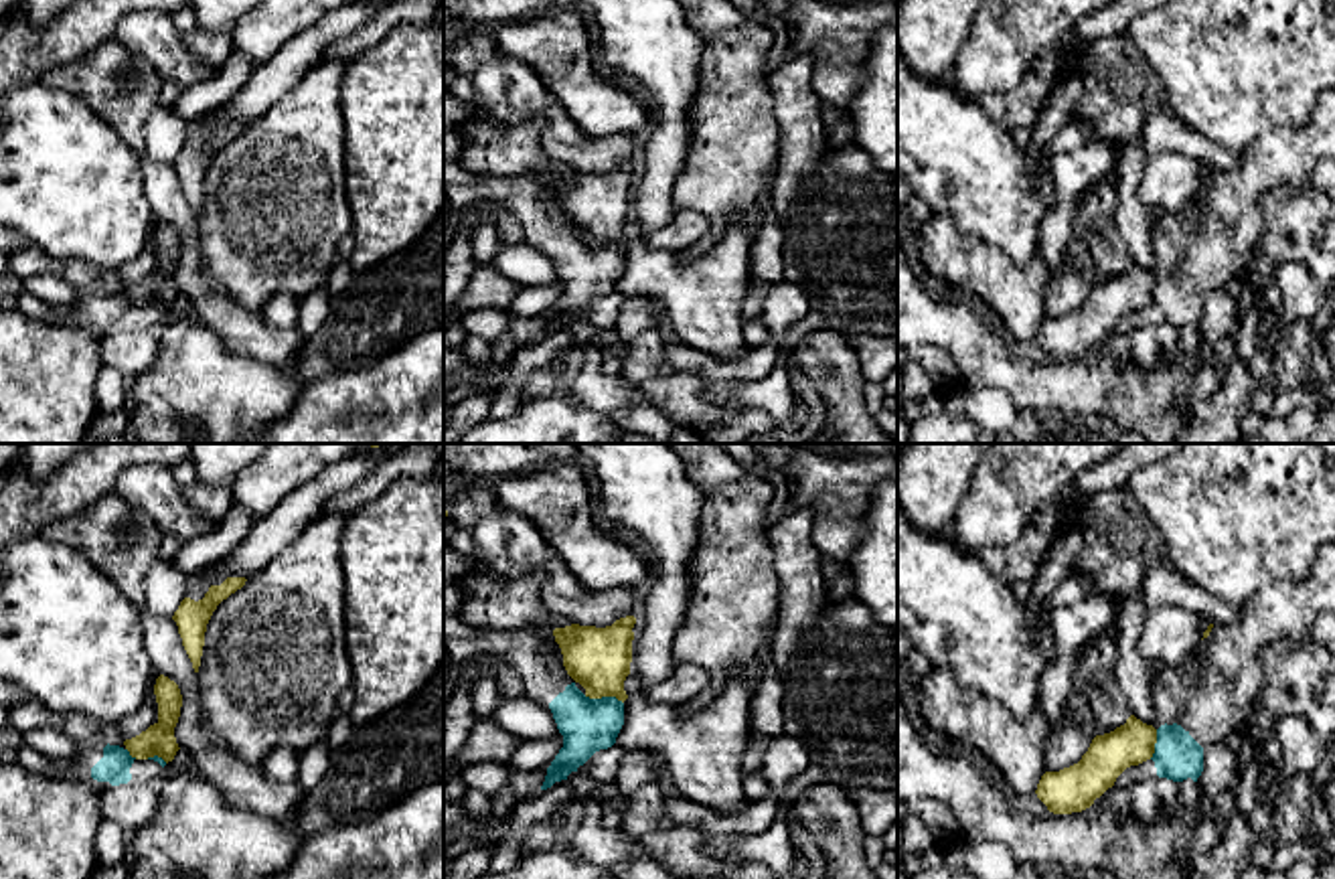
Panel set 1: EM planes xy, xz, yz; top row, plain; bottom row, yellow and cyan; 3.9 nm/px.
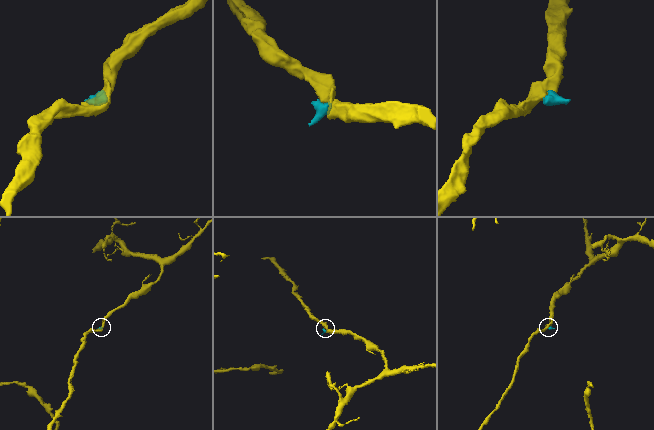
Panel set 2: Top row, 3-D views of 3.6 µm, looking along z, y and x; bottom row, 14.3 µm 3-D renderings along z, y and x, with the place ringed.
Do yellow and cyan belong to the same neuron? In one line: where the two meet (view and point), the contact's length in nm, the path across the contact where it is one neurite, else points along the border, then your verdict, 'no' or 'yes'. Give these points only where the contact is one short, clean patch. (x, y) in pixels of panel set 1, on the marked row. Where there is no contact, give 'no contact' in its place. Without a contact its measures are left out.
xz (604, 695) | 160 nm | along xz (584, 695), (616, 697), (622, 703) | no

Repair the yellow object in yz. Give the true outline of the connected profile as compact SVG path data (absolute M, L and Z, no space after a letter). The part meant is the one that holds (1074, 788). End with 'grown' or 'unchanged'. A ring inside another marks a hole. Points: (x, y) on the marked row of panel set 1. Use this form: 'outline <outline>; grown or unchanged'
outline M1134 715L1110 733L1096 735L1082 760L1059 772L1045 772L1037 798L1053 814L1082 812L1094 804L1130 766L1153 757L1157 729Z; unchanged

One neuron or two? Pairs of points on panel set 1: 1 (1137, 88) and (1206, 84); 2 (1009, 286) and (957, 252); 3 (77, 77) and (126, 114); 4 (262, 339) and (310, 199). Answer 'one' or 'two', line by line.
1: two
2: one
3: one
4: two

